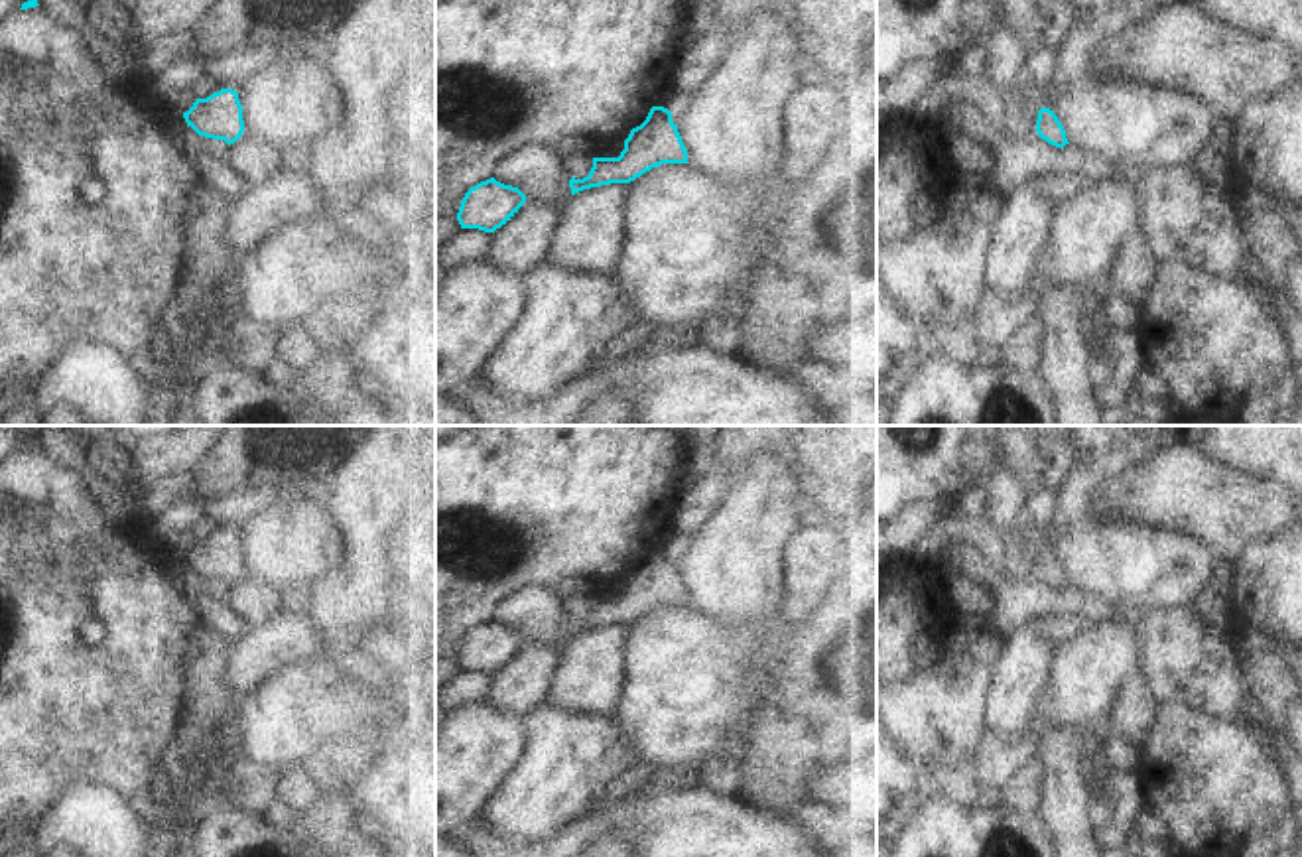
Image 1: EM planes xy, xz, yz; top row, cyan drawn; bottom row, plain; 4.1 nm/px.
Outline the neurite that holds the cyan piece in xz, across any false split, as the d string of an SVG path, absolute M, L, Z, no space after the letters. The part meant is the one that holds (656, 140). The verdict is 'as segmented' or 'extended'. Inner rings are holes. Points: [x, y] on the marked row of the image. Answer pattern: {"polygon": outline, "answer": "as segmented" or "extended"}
{"polygon": "M652 106L646 120L632 128L618 158L593 158L593 167L583 179L569 179L571 195L611 183L630 183L662 164L687 164L672 112Z", "answer": "as segmented"}

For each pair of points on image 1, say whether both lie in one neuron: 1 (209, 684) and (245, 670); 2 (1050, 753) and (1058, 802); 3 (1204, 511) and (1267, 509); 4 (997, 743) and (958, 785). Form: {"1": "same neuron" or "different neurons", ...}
{"1": "different neurons", "2": "same neuron", "3": "same neuron", "4": "different neurons"}

